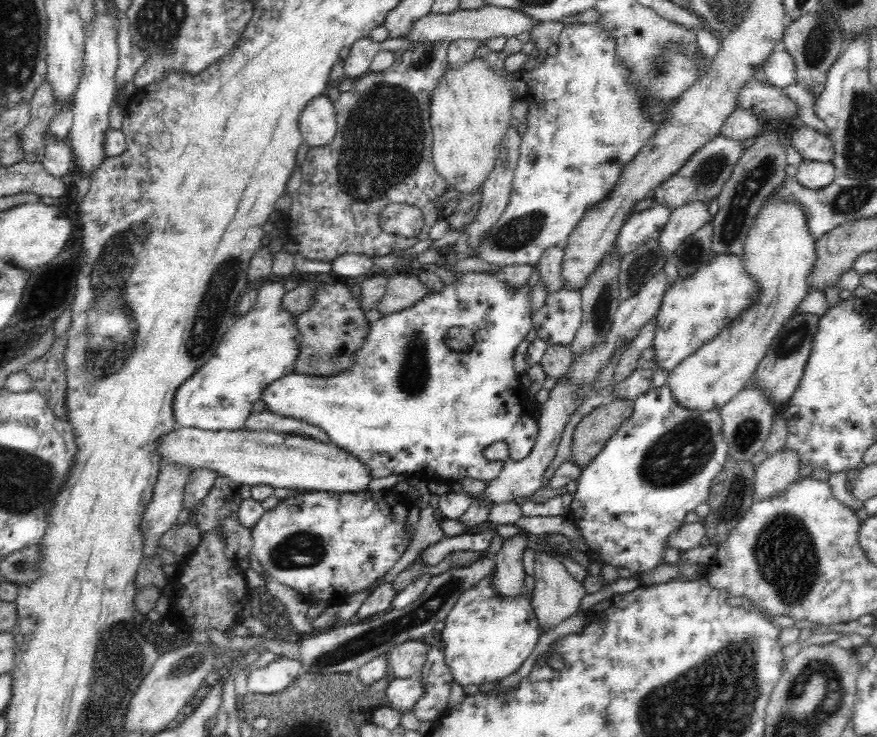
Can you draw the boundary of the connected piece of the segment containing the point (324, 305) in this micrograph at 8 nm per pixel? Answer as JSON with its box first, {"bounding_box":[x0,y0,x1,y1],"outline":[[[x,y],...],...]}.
{"bounding_box":[294,283,371,377],"outline":[[[336,283],[318,288],[314,302],[295,318],[298,327],[300,353],[294,362],[294,373],[317,377],[332,376],[350,368],[352,355],[365,341],[371,322],[365,317],[366,310],[355,299],[350,287]]]}

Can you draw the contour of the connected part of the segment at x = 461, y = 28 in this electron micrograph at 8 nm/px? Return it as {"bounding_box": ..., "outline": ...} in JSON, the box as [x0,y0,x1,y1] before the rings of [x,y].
{"bounding_box":[404,6,540,45],"outline":[[[490,6],[472,11],[459,9],[448,15],[428,14],[416,20],[416,23],[412,23],[412,29],[407,32],[404,40],[415,45],[422,44],[424,41],[434,43],[440,40],[448,40],[450,43],[456,40],[480,40],[481,42],[490,41],[491,45],[499,45],[505,40],[517,37],[521,32],[529,32],[536,24],[540,22],[534,22],[524,13],[512,9]]]}

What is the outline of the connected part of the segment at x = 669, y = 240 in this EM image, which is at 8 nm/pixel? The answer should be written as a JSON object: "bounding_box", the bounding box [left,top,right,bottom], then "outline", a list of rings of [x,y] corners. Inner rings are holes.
{"bounding_box":[658,200,713,258],"outline":[[[697,200],[672,210],[664,230],[658,236],[665,258],[675,253],[688,236],[710,223],[710,220],[713,220],[710,208],[704,201]]]}

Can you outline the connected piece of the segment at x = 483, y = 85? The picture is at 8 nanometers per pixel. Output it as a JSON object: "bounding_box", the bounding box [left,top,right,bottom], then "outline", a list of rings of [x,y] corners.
{"bounding_box":[431,59,512,200],"outline":[[[486,59],[447,67],[434,89],[431,100],[431,128],[433,131],[432,160],[449,189],[459,192],[456,200],[469,195],[494,168],[499,155],[499,144],[510,126],[512,87],[510,79],[496,73]]]}

